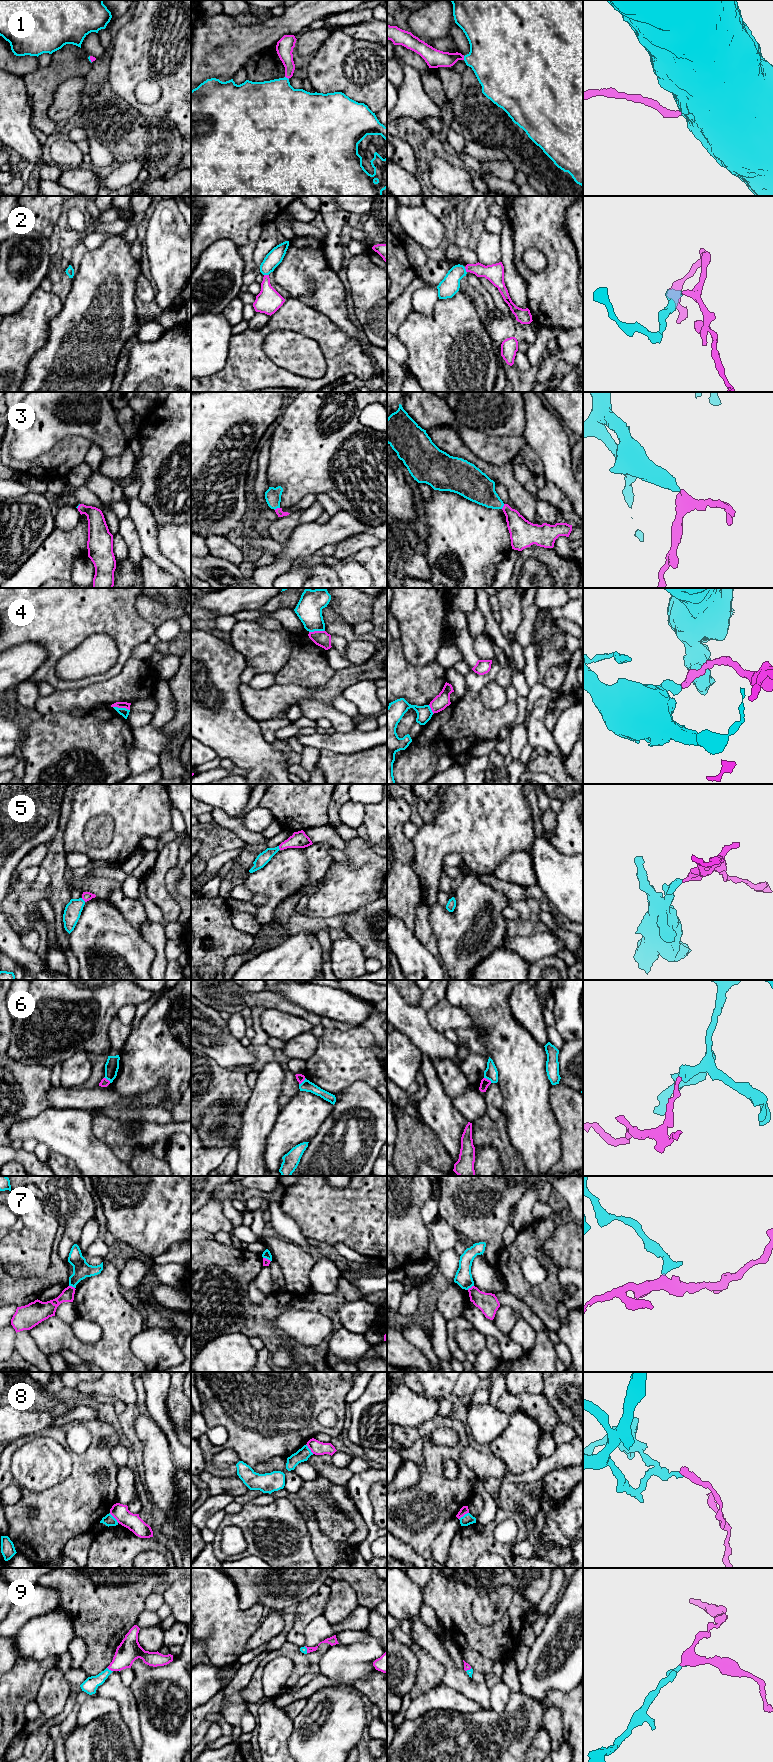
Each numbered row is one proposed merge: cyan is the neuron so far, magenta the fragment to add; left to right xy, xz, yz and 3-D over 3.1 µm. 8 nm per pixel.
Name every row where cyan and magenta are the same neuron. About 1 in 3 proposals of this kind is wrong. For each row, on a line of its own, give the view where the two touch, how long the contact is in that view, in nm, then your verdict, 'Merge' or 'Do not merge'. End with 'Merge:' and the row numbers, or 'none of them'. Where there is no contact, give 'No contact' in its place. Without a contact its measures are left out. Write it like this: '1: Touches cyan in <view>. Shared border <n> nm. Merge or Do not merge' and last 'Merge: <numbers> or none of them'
1: Touches cyan in xz. Shared border 40 nm. Merge
2: Touches cyan in yz. Shared border 50 nm. Merge
3: Touches cyan in xz. Shared border 50 nm. Merge
4: Touches cyan in xy. Shared border 140 nm. Do not merge
5: Touches cyan in xy. Shared border 50 nm. Merge
6: Touches cyan in yz. Shared border 80 nm. Do not merge
7: Touches cyan in yz. Shared border 70 nm. Do not merge
8: Touches cyan in xy. Shared border 110 nm. Do not merge
9: Touches cyan in xy. Shared border 60 nm. Merge
Merge: 1, 2, 3, 5, 9

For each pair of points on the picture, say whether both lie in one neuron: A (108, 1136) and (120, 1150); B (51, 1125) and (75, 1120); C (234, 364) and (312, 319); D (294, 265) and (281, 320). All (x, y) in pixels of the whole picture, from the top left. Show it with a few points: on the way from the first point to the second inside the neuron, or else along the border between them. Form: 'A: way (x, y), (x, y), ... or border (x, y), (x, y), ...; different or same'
A: way (111, 1139), (119, 1147); same
B: way (57, 1125), (66, 1125), (69, 1122); same
C: way (252, 344), (277, 321), (292, 319); same
D: border (290, 296), (311, 307); different

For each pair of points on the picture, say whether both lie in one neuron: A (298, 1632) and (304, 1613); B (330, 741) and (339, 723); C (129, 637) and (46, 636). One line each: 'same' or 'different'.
A: same
B: different
C: same

